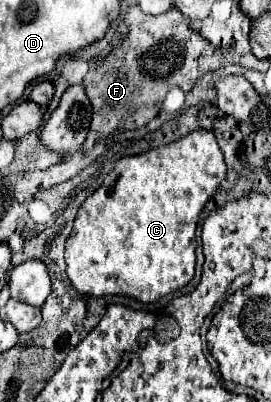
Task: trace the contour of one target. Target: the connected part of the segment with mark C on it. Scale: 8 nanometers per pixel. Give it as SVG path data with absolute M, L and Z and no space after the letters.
M194 130L186 136L182 136L180 140L176 142L170 142L166 146L158 146L158 148L152 148L144 154L138 154L138 156L126 156L122 158L116 168L106 176L104 184L92 194L86 198L86 202L80 206L78 210L78 216L74 220L74 228L72 228L72 234L68 236L68 242L66 242L66 274L72 282L72 286L82 292L82 294L90 294L90 296L108 296L108 294L120 294L120 296L128 296L128 298L136 298L144 304L150 304L150 302L156 302L158 298L170 294L170 292L176 292L180 288L184 288L192 276L194 276L194 264L196 264L196 226L198 226L198 220L200 220L200 212L204 210L204 206L208 204L208 200L214 196L214 192L218 190L218 184L220 184L220 178L224 178L226 174L226 164L224 164L224 156L220 152L220 146L214 138L214 132L210 130Z

